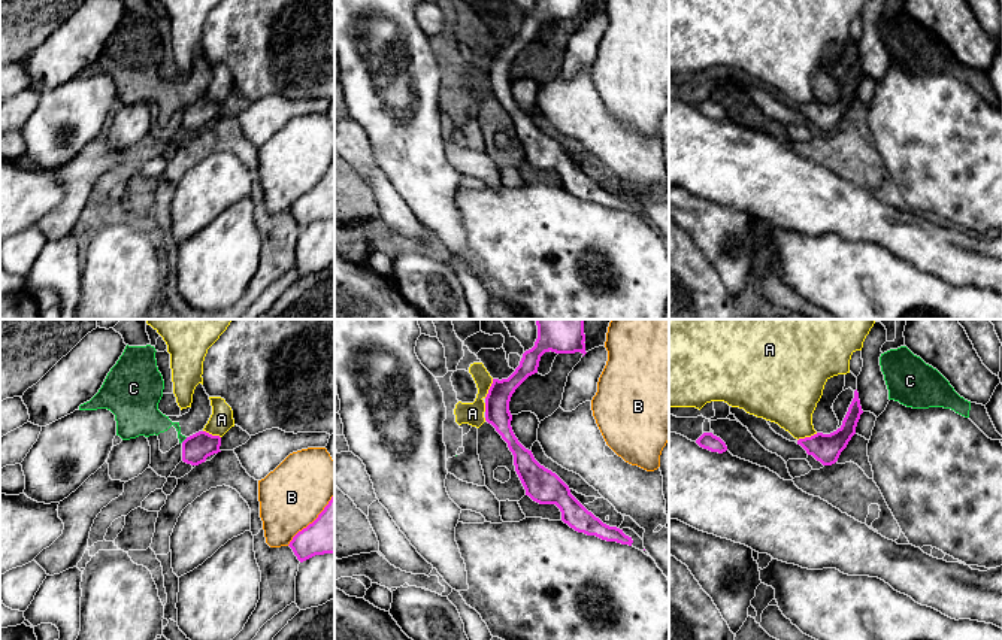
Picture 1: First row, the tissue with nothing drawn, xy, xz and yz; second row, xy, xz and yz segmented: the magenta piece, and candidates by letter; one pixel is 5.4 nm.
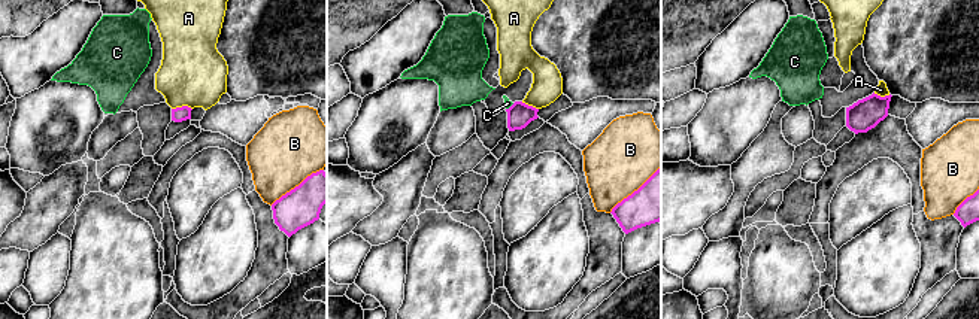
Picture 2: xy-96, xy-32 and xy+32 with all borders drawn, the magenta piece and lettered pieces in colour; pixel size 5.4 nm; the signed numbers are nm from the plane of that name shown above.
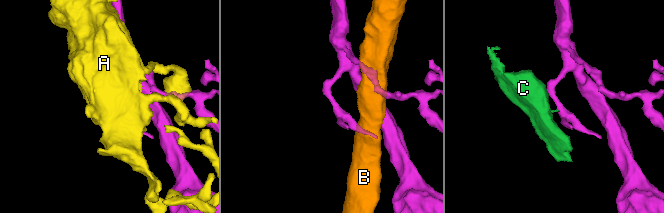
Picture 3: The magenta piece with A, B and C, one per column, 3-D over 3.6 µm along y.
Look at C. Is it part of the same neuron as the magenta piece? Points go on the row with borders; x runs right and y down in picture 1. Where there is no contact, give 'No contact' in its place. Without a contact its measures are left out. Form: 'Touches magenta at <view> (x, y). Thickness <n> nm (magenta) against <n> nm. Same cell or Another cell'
Touches magenta at xy (185, 439). Thickness 150 nm (magenta) against 180 nm. Another cell

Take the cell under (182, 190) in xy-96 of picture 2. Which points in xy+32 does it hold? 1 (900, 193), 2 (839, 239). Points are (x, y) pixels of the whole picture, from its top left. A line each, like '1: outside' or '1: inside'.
1: inside
2: inside

